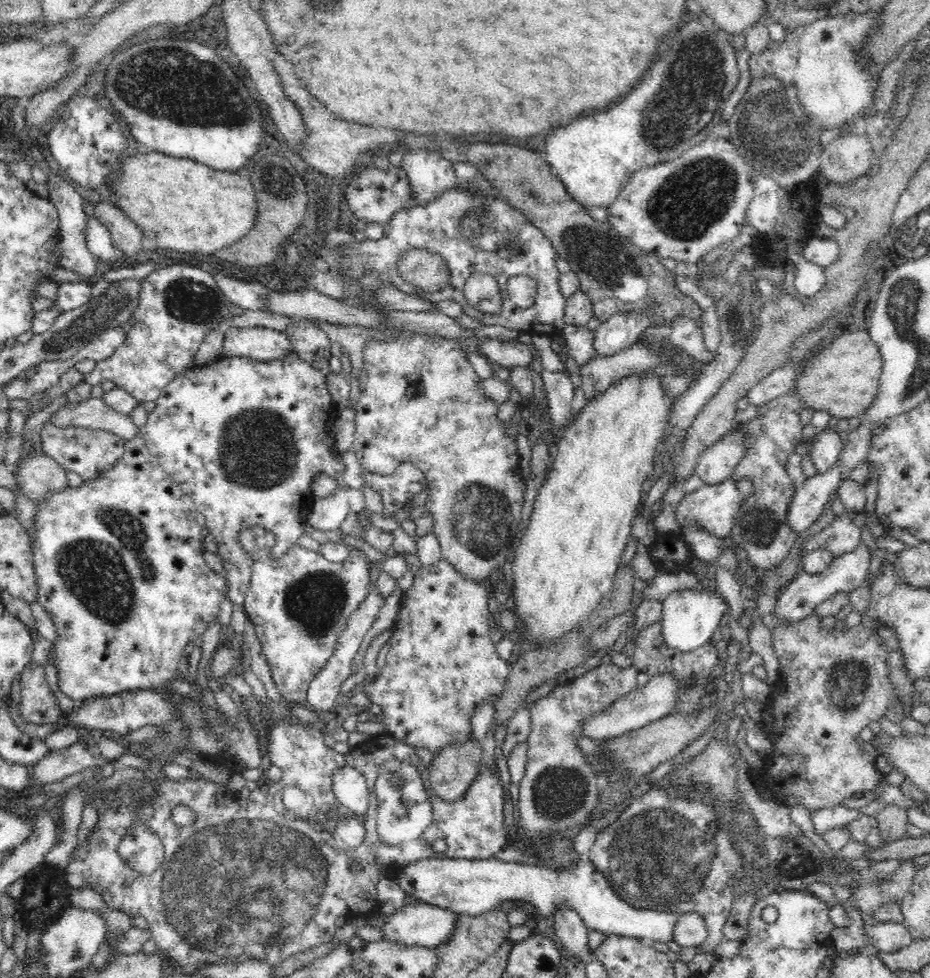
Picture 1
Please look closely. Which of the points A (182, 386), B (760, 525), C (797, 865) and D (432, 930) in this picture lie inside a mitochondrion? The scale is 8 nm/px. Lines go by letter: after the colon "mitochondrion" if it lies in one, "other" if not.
A: other
B: mitochondrion
C: mitochondrion
D: other

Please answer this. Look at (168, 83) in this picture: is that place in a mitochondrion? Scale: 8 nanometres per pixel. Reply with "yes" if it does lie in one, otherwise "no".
yes

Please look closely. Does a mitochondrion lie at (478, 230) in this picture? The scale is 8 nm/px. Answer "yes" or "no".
yes

